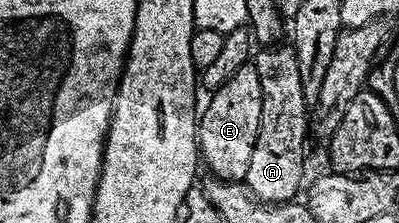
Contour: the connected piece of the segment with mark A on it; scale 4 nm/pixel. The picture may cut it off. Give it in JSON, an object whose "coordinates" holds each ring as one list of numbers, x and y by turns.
{"coordinates":[[269,45,254,58,258,80,262,80,262,116,258,124,258,140,243,183,253,198,265,204,290,202,297,197,300,181,304,178,304,141,310,138,310,120,305,117,308,103,302,96,298,56,291,45,280,45]]}

